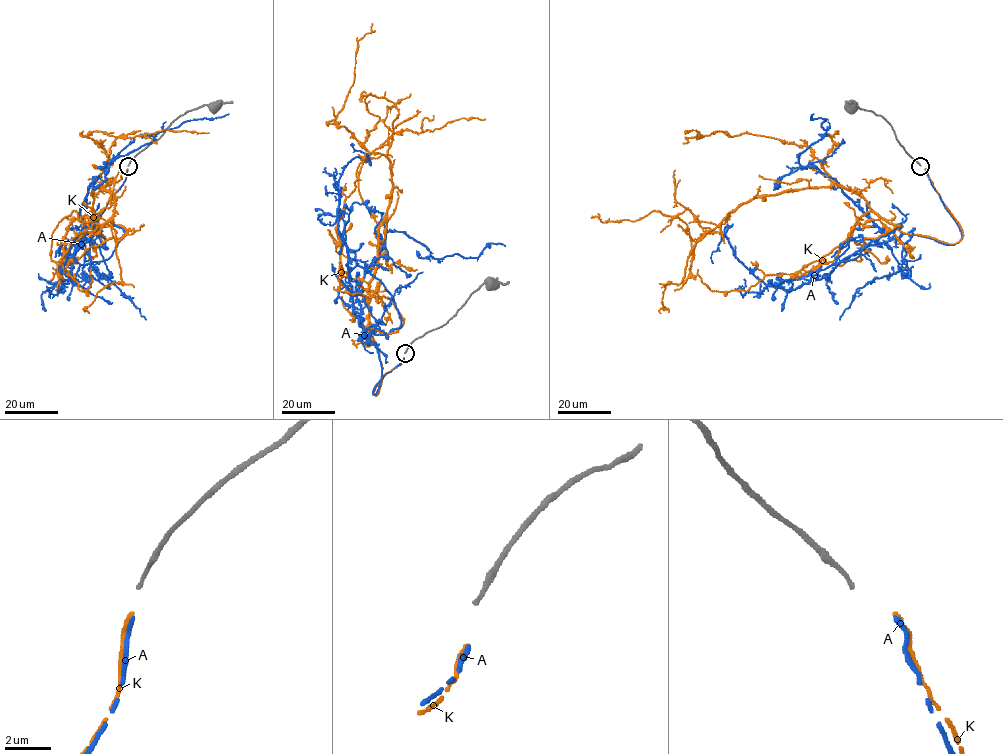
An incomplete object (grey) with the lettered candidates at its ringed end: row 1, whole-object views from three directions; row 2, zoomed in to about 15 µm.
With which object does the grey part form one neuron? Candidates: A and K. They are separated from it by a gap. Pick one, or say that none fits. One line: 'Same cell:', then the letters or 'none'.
Same cell: K

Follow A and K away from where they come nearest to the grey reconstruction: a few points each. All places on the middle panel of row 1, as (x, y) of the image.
A: (404, 357), (373, 394), (378, 349), (354, 310), (338, 229), (340, 174), (355, 157), (368, 160), (354, 145)
K: (404, 357), (374, 395), (382, 366), (369, 285), (391, 163), (327, 124), (343, 107), (358, 41), (372, 23)

